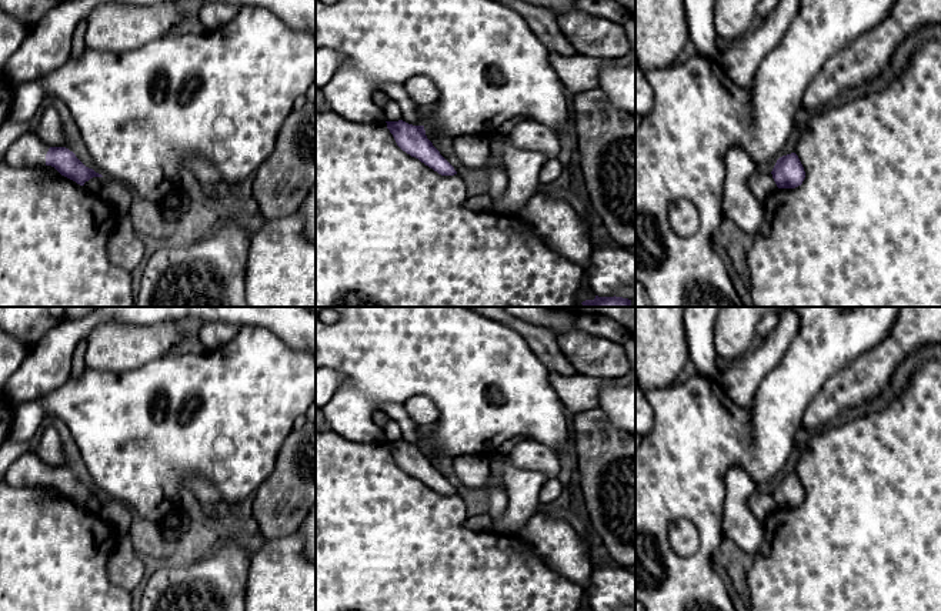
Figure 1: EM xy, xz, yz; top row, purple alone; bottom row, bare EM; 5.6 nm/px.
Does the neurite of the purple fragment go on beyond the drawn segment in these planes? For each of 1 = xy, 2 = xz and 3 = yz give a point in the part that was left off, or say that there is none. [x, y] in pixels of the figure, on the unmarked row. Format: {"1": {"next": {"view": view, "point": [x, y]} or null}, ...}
{"1": {"next": {"view": "xy", "point": [29, 470]}}, "2": {"next": null}, "3": {"next": null}}

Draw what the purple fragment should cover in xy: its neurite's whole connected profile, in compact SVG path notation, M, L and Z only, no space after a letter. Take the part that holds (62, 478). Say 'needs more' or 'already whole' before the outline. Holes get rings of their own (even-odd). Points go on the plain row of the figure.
needs more | M31 451L16 460L3 478L11 487L51 485L61 495L80 505L84 505L93 497L103 497L86 487L69 468L49 467Z

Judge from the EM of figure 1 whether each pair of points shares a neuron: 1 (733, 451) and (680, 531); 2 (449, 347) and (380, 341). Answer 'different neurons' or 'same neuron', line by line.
1: different neurons
2: same neuron

